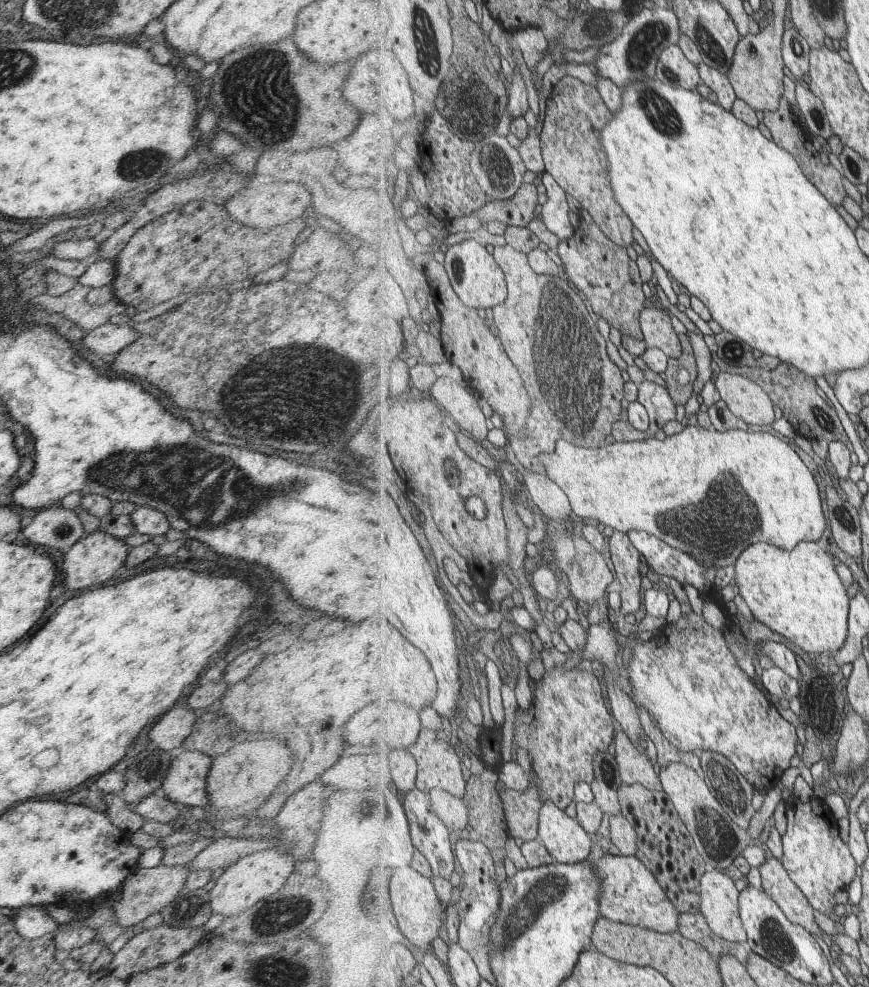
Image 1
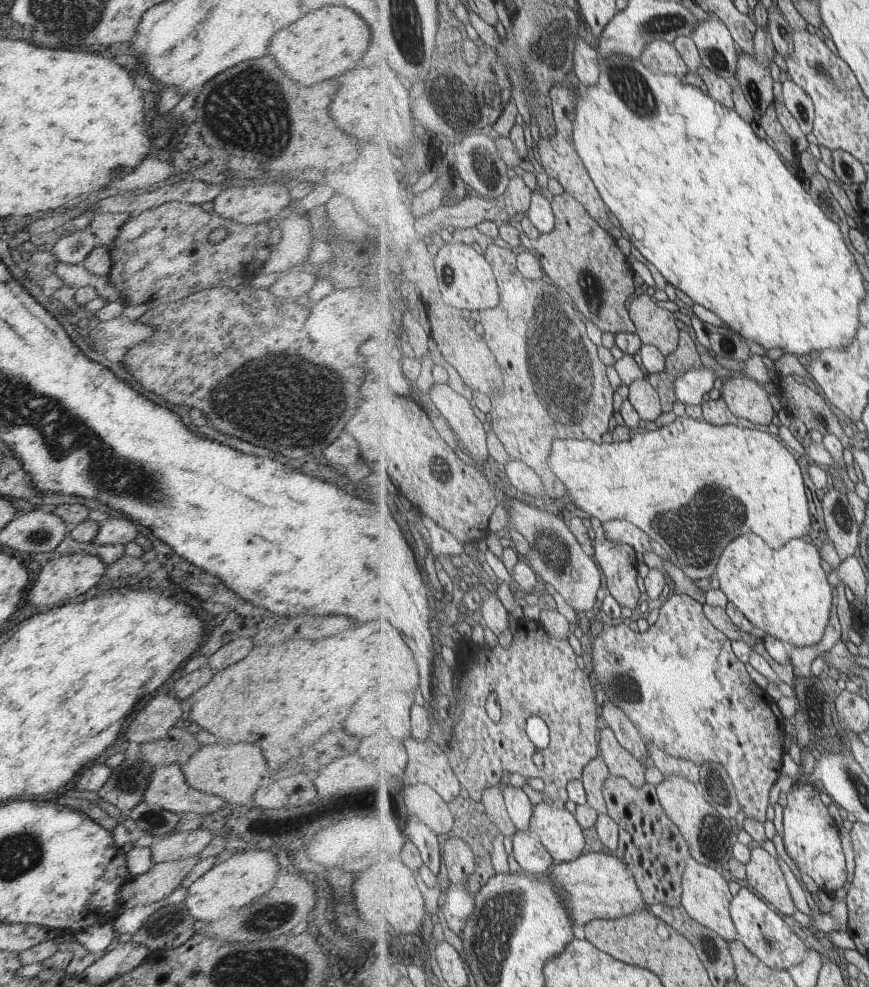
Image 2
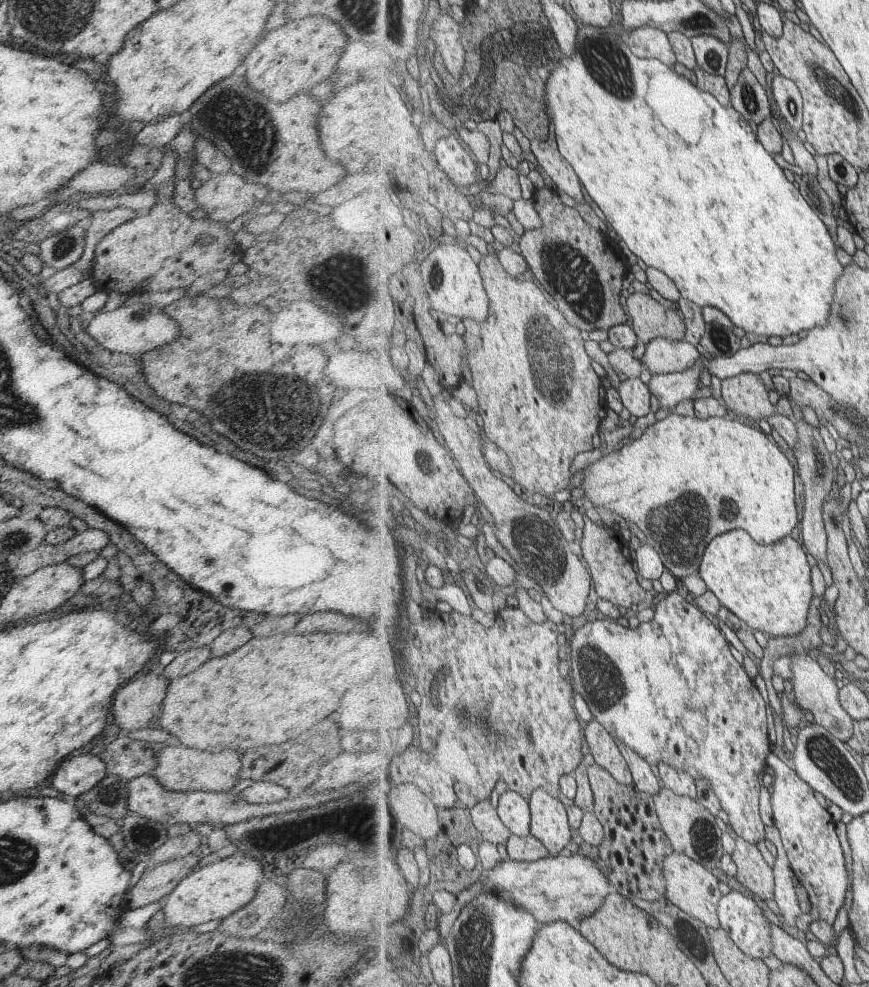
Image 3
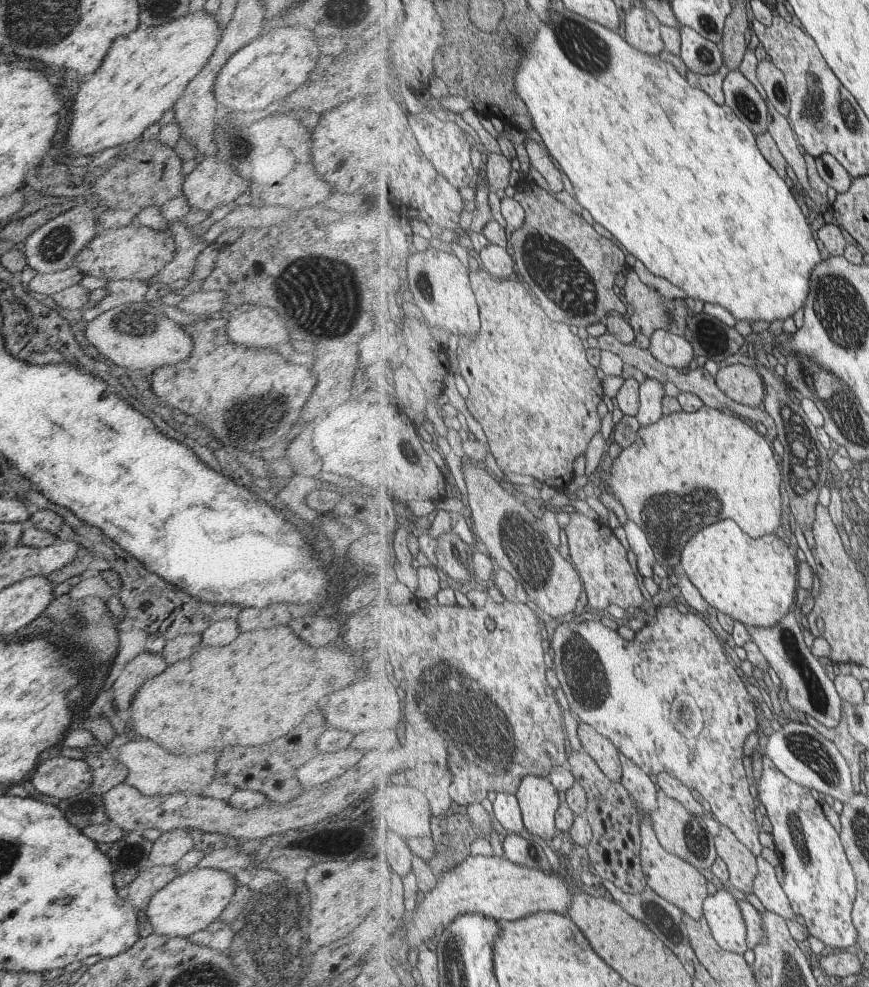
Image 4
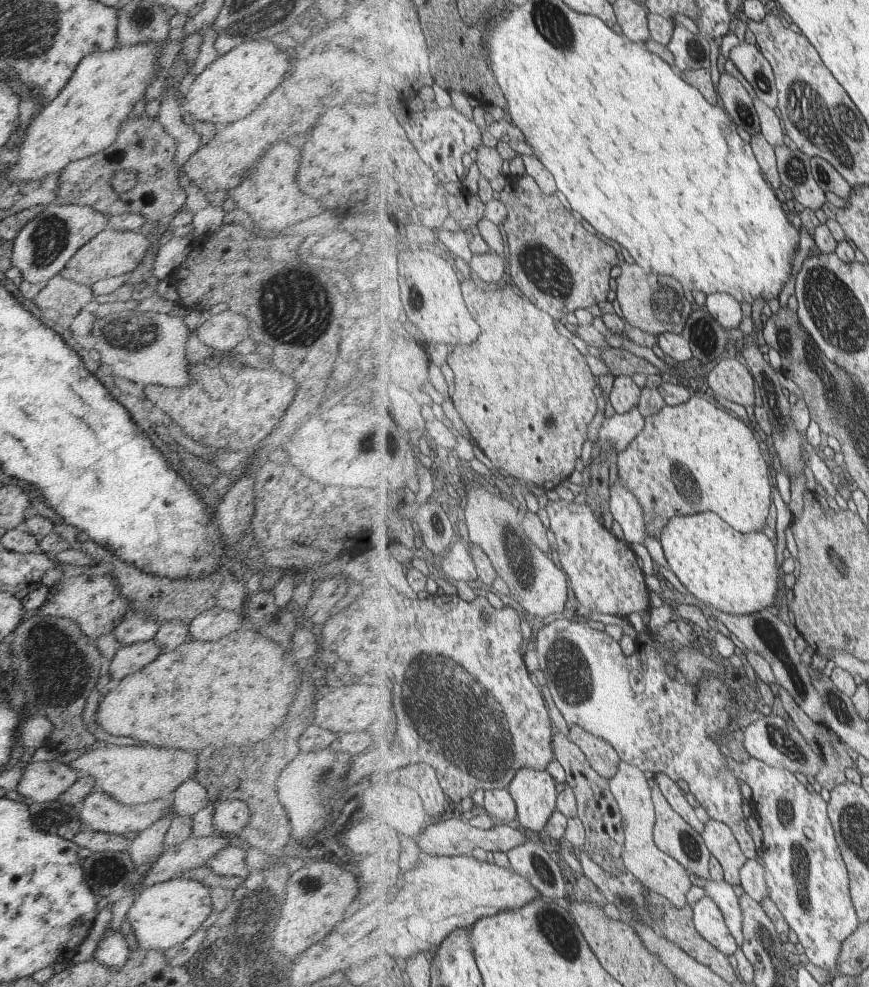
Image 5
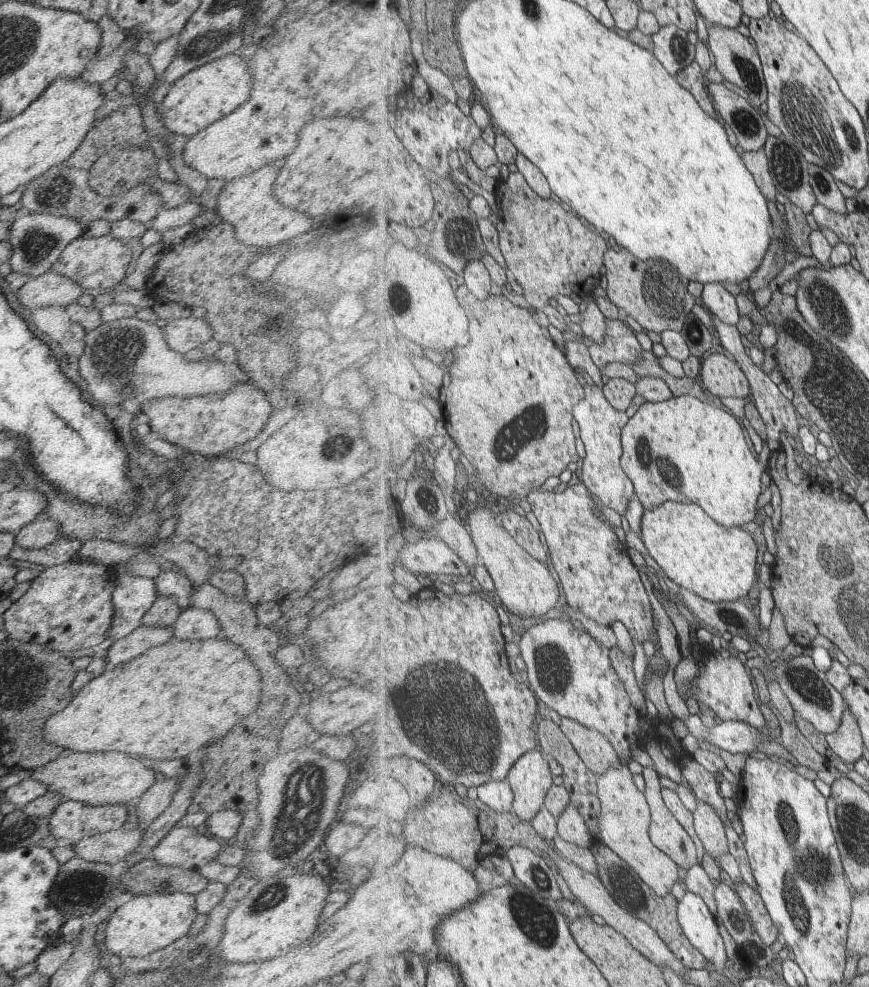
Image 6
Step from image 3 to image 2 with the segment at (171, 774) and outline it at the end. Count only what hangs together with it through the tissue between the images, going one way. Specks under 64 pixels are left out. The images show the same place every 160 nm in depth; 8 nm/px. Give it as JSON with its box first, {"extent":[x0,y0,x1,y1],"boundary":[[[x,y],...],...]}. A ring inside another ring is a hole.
{"extent":[181,744,267,804],"boundary":[[[208,744],[188,758],[181,767],[186,783],[195,790],[223,798],[227,804],[251,802],[256,788],[267,774],[267,765],[257,744]]]}

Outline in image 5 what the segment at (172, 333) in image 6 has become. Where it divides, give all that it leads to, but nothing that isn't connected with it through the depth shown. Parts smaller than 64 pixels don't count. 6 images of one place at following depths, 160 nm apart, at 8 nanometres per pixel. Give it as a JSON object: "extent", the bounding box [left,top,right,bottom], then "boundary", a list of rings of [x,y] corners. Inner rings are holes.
{"extent":[197,311,249,352],"boundary":[[[232,311],[211,315],[197,329],[197,337],[205,346],[229,352],[238,342],[249,337],[249,319]]]}

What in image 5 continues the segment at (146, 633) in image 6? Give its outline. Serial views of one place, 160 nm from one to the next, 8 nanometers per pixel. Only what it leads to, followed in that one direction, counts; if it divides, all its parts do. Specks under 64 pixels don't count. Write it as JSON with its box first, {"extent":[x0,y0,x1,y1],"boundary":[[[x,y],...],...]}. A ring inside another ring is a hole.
{"extent":[108,640,159,680],"boundary":[[[152,640],[124,645],[108,662],[108,672],[115,680],[121,680],[123,676],[141,670],[145,664],[155,660],[157,654],[159,654],[159,647]]]}

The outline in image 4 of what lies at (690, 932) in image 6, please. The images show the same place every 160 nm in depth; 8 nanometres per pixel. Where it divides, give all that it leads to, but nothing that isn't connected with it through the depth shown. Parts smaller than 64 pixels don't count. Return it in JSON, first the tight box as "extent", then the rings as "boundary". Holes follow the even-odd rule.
{"extent":[704,888,749,955],"boundary":[[[721,888],[707,897],[704,916],[717,942],[726,951],[742,955],[749,948],[748,926],[740,902],[740,895],[734,890]]]}

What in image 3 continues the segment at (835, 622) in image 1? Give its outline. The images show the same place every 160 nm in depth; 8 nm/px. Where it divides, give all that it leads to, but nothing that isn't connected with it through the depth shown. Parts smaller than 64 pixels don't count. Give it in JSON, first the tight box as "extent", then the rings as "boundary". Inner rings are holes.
{"extent":[699,529,813,637],"boundary":[[[735,529],[714,538],[707,546],[699,575],[722,606],[733,612],[743,625],[763,632],[767,637],[795,636],[806,628],[809,610],[813,604],[813,584],[811,584],[811,564],[807,558],[805,545],[793,535],[786,536],[775,544],[762,545],[745,529]]]}

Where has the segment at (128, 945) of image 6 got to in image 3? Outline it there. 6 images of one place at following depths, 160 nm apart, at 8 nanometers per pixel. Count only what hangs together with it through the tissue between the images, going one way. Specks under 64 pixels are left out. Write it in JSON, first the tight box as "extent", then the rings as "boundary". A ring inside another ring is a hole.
{"extent":[161,852,265,931],"boundary":[[[239,852],[222,854],[214,863],[209,863],[180,880],[165,896],[161,908],[164,920],[167,925],[182,931],[209,920],[221,920],[245,906],[255,896],[256,888],[265,877],[258,860]]]}

